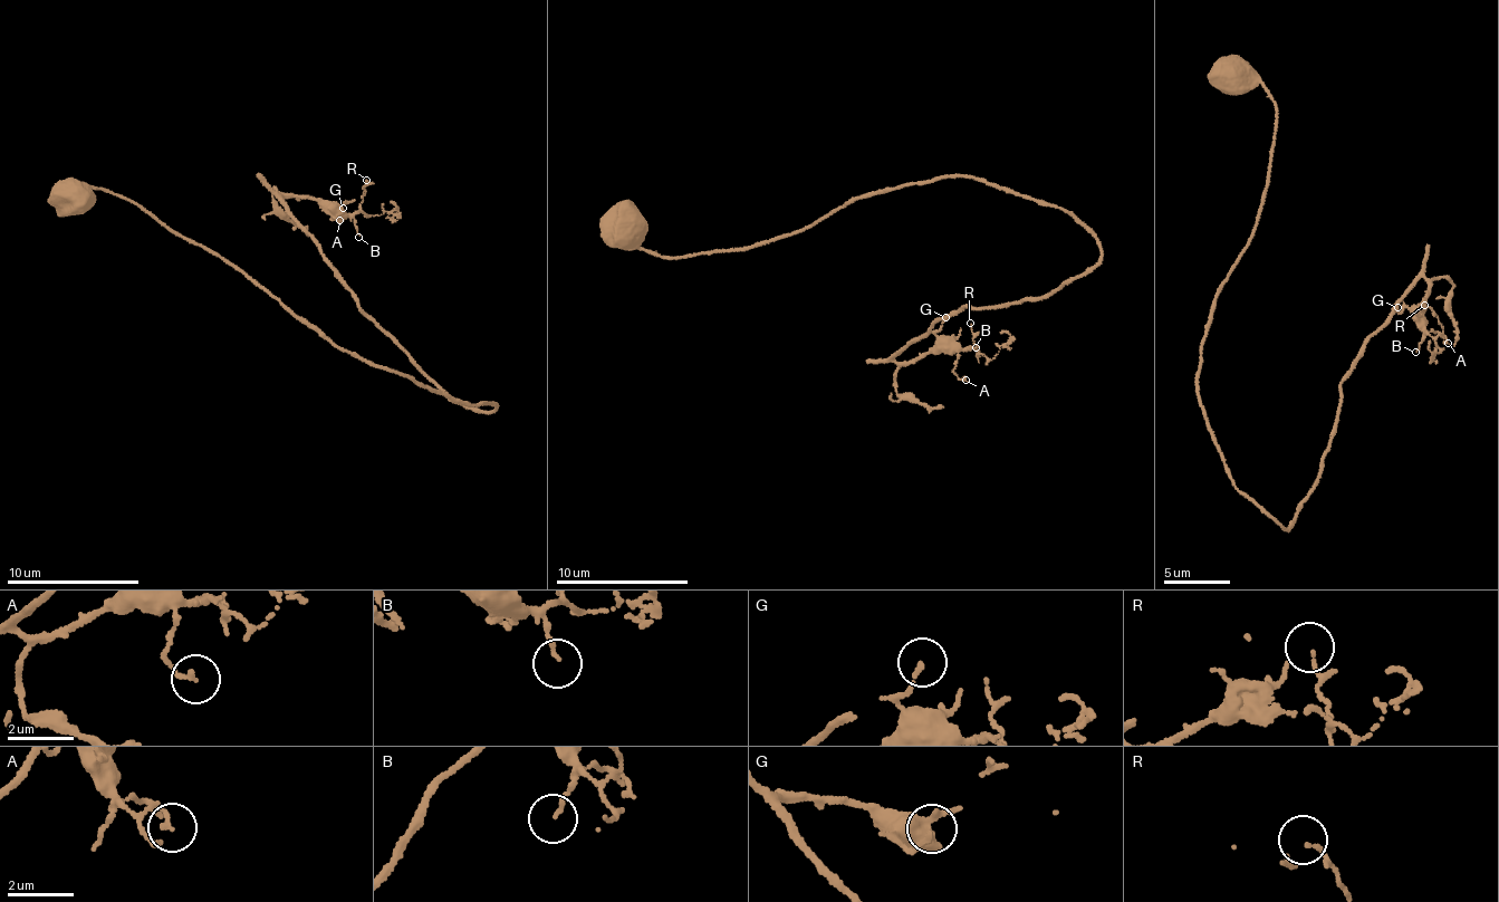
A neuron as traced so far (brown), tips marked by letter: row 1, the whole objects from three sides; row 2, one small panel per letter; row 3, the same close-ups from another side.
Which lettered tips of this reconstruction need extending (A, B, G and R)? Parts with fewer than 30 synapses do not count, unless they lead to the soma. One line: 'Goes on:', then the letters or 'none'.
Goes on: none

